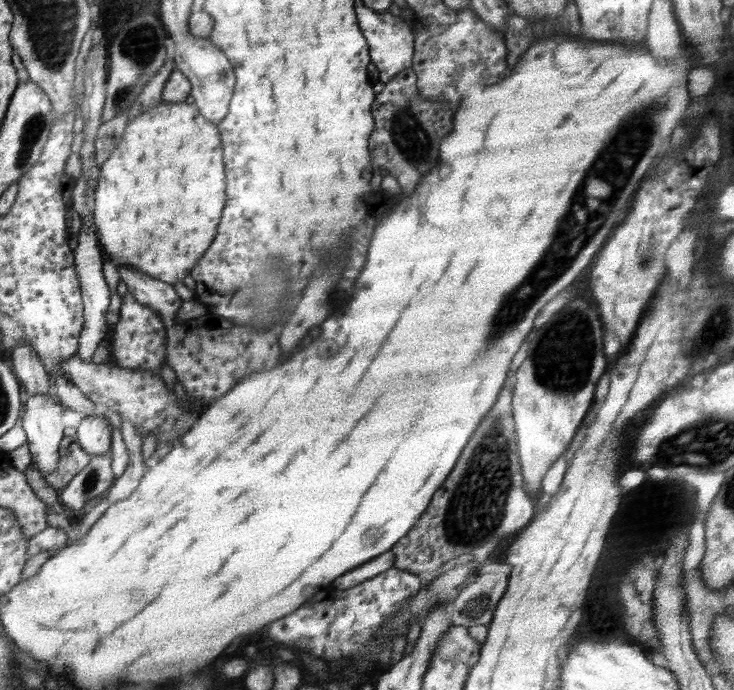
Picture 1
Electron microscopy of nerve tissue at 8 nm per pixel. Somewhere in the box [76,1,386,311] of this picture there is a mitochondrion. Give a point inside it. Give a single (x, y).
(140, 45)

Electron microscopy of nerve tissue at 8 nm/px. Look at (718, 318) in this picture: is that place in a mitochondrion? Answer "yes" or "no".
yes

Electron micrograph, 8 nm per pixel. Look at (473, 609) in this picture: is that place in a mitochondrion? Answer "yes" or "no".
yes

